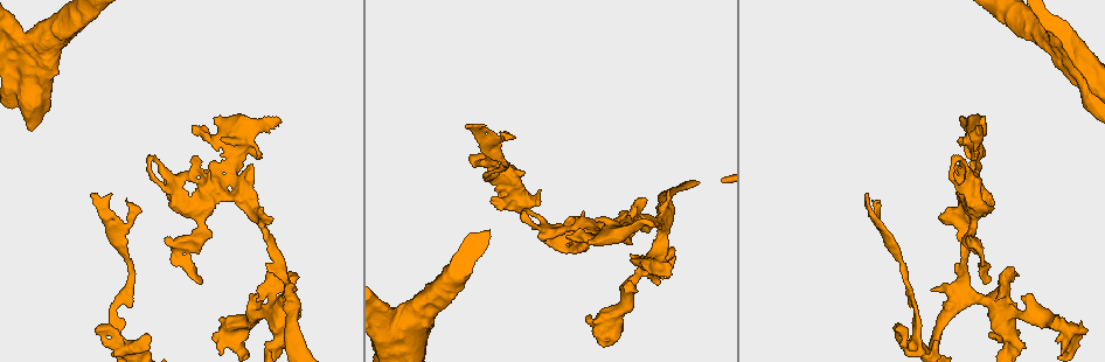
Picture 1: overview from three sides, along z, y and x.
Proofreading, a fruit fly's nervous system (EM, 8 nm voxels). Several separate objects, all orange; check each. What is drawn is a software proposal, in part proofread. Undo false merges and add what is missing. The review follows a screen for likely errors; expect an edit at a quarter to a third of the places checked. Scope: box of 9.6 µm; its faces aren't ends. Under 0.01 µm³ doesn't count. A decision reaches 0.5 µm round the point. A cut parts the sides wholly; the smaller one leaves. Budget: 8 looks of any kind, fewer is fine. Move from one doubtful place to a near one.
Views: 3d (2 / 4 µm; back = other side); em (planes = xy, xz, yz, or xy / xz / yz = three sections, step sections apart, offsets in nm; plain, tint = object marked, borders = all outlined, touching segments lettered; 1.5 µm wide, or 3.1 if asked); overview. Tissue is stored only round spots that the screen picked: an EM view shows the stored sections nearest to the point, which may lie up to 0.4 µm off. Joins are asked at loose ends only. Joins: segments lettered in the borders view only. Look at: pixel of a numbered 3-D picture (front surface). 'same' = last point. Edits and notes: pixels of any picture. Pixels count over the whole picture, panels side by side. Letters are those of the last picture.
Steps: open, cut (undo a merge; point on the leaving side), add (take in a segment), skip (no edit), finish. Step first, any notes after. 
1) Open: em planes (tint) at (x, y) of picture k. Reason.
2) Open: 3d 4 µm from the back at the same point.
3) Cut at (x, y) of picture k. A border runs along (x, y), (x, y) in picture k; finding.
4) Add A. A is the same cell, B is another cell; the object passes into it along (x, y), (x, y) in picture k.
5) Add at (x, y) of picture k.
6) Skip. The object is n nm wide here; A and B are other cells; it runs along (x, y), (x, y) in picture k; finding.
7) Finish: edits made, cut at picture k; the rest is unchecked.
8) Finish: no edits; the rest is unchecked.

Open: 3d 2 µm at (864, 194) of picture 1.

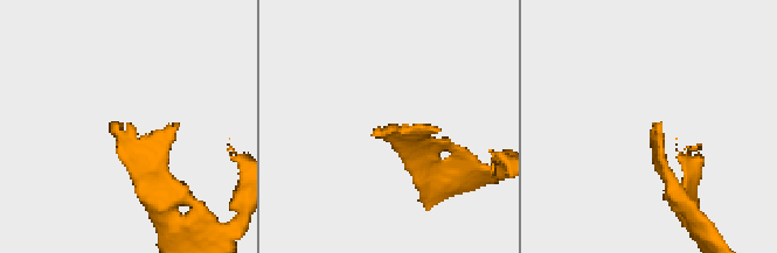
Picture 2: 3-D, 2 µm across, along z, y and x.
Open: em xz step 4 (borders) at (384, 128) of picture 2.

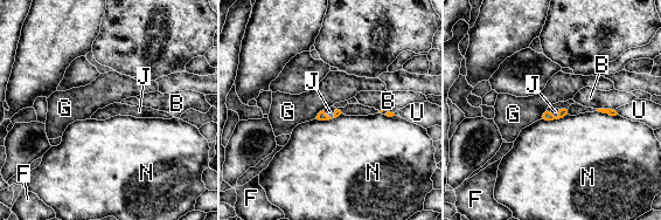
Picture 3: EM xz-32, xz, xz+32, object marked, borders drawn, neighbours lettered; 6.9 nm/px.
Open: em yz step 8 (borders) at the same point.

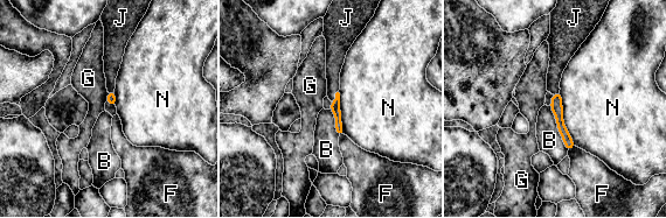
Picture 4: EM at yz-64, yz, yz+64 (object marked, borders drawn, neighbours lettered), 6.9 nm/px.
Add J. The longest contact is with N, 380 nm; J is the same cell, B, F, G and N are other cells; the object passes into it along (334, 105), (335, 97), (334, 61) in picture 4; it goes on there.

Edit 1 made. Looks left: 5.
Open: overview. Redraw.

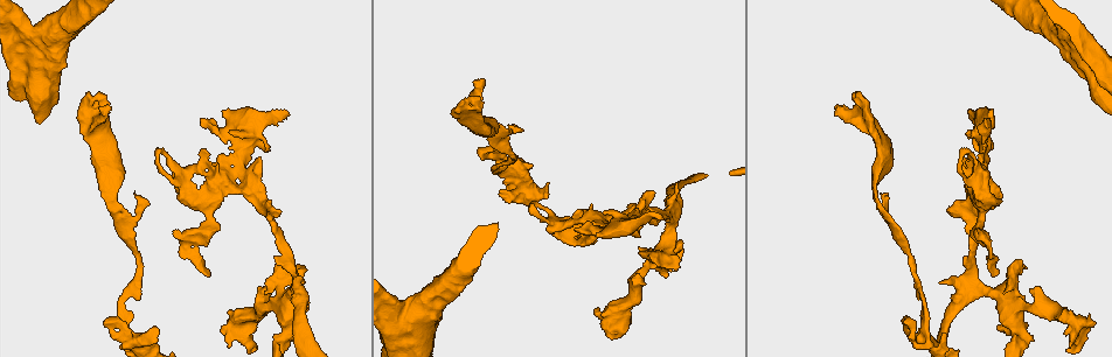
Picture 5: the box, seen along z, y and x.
Open: em planes (borders) at (533, 204) of picture 5. Tapers out.

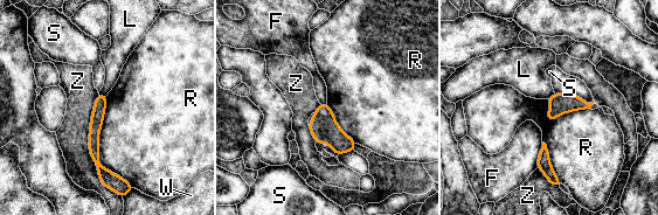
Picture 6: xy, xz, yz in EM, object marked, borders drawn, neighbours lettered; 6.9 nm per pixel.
Skip. The object is 90 nm wide here; F, L, R, S, W and Z are other cells; a border runs along (105, 96), (99, 163), (130, 185) in picture 6; none of them fits.

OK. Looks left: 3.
Open: 3d 2 µm at (834, 106) of picture 5. Branch stops here.

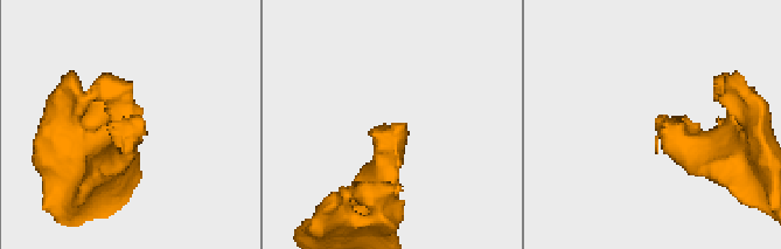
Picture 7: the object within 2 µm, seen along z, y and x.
Open: em xz step 8 (borders) at (403, 123) of picture 7. Now the EM.

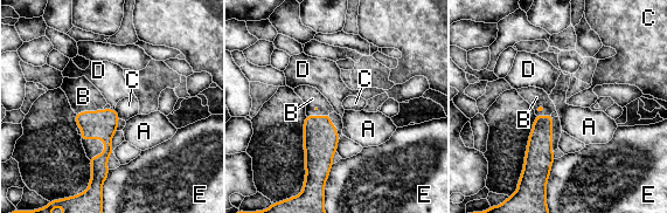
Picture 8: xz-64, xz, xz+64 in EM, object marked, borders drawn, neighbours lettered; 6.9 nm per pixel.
Open: em planes (borders) at the same point. Another direction.

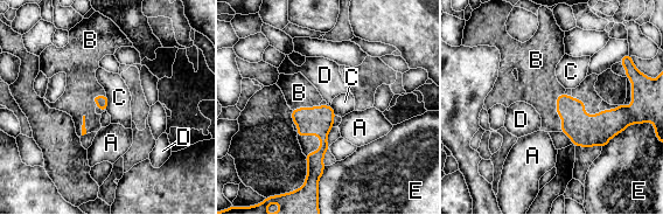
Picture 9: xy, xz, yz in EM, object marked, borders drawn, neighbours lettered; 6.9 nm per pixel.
Add B. B is the same cell, A, C, D and E are other cells; it goes on there.

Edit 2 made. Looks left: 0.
Finish: edits made, add at picture 4, add at picture 9; the rest is unchecked.

